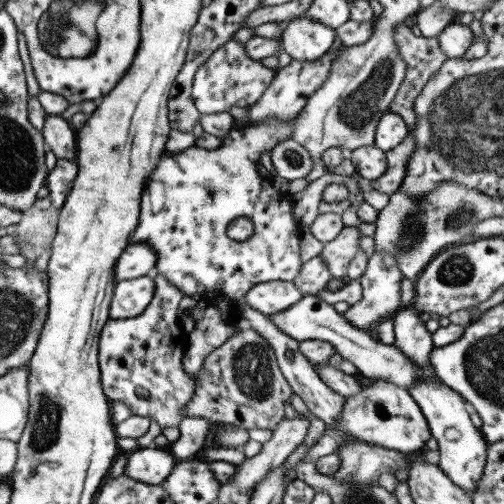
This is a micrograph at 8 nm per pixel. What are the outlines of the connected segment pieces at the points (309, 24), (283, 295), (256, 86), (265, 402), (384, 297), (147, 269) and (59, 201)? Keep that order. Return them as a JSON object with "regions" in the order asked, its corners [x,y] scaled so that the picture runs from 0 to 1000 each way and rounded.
{"regions":[[[[595,34],[583,38],[562,60],[556,81],[562,103],[571,105],[581,119],[627,119],[643,111],[647,103],[661,95],[663,79],[667,79],[665,58],[631,44],[615,34]]],[[[542,556],[506,563],[482,587],[482,599],[520,623],[542,625],[567,615],[601,589],[581,558]]],[[[456,77],[431,95],[401,131],[391,135],[379,177],[379,194],[399,226],[456,222],[456,214],[504,210],[536,163],[548,155],[548,137],[528,135],[516,119],[500,119],[486,101],[486,87]]],[[[498,649],[464,661],[411,704],[387,752],[381,790],[363,810],[367,825],[399,825],[423,841],[448,839],[488,853],[544,853],[565,829],[563,810],[581,774],[554,732],[536,681]]],[[[742,498],[730,514],[728,530],[710,554],[718,567],[718,591],[690,609],[681,629],[706,651],[730,655],[742,641],[750,641],[778,627],[798,609],[794,597],[794,558],[800,544],[788,526],[786,510],[770,498]]],[[[288,480],[256,484],[234,510],[226,534],[228,560],[262,556],[302,544],[310,524],[310,502]]],[[[119,313],[111,331],[105,333],[91,351],[89,369],[97,377],[101,409],[107,413],[123,413],[145,361],[153,351],[157,331],[151,321]]]]}

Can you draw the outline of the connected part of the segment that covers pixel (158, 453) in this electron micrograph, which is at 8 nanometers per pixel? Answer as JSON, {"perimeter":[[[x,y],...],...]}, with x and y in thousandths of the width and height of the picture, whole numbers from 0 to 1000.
{"perimeter":[[[278,889],[252,907],[250,944],[302,962],[321,962],[353,919],[329,889]]]}

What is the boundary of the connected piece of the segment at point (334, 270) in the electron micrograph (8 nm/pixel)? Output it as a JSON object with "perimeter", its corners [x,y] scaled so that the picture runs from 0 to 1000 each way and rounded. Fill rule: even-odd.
{"perimeter":[[[685,450],[663,476],[643,484],[637,510],[663,552],[688,550],[694,518],[714,496],[714,464],[706,450]]]}

